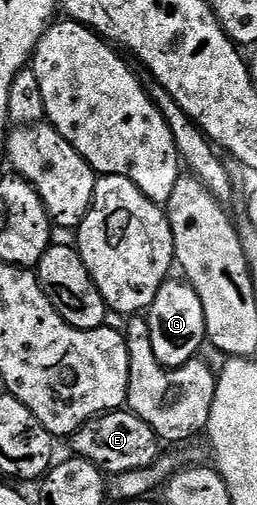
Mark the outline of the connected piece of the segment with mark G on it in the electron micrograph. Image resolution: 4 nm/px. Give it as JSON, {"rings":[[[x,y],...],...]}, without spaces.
{"rings":[[[168,278],[163,282],[148,309],[152,354],[156,354],[156,362],[160,362],[164,368],[184,366],[199,355],[202,345],[207,341],[200,294],[196,294],[194,287],[185,279],[174,279]]]}

